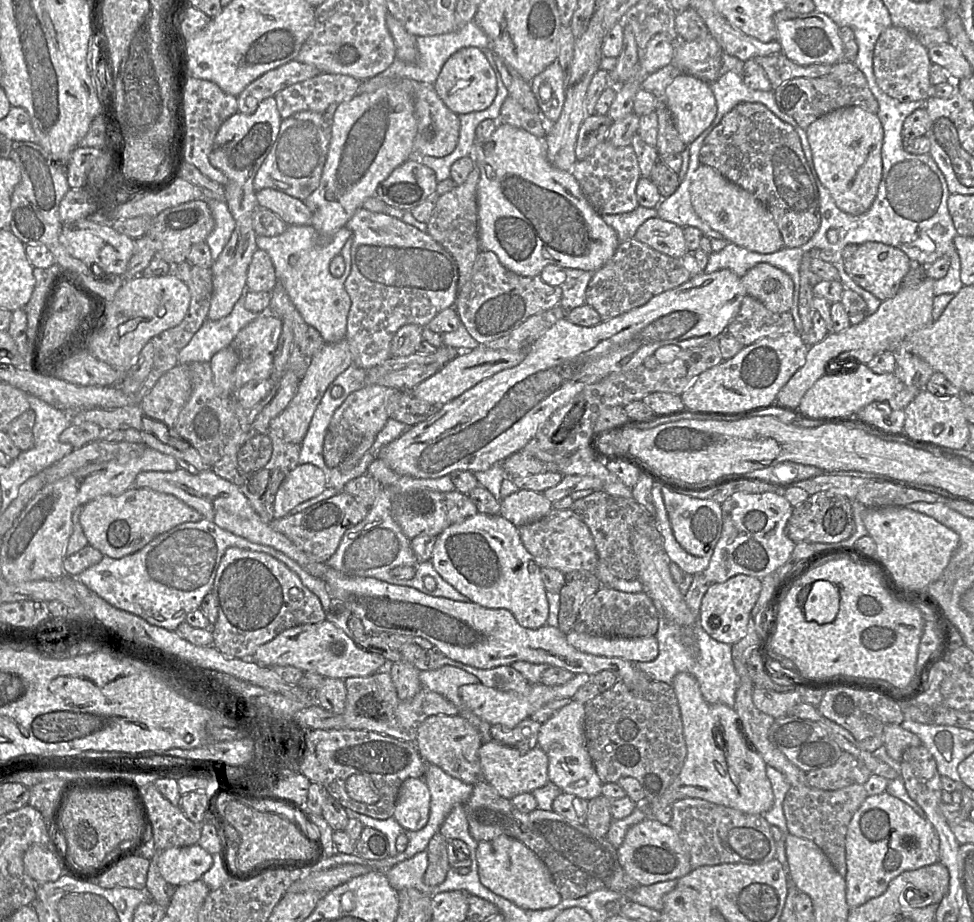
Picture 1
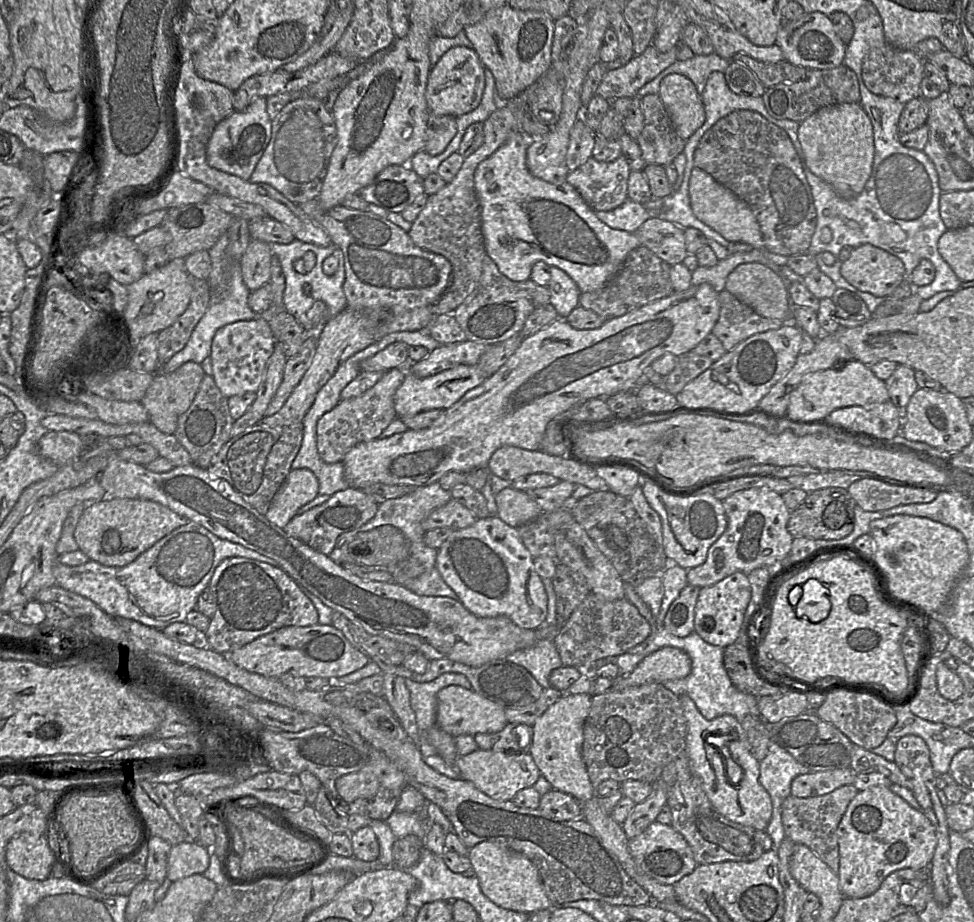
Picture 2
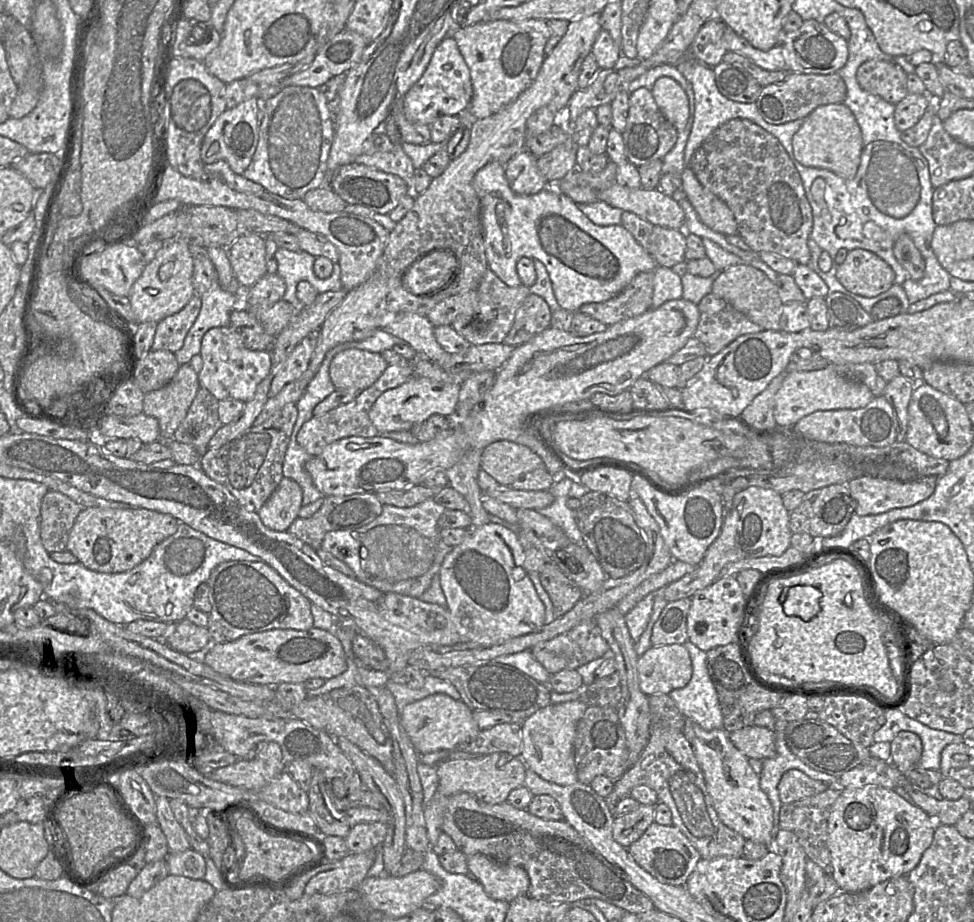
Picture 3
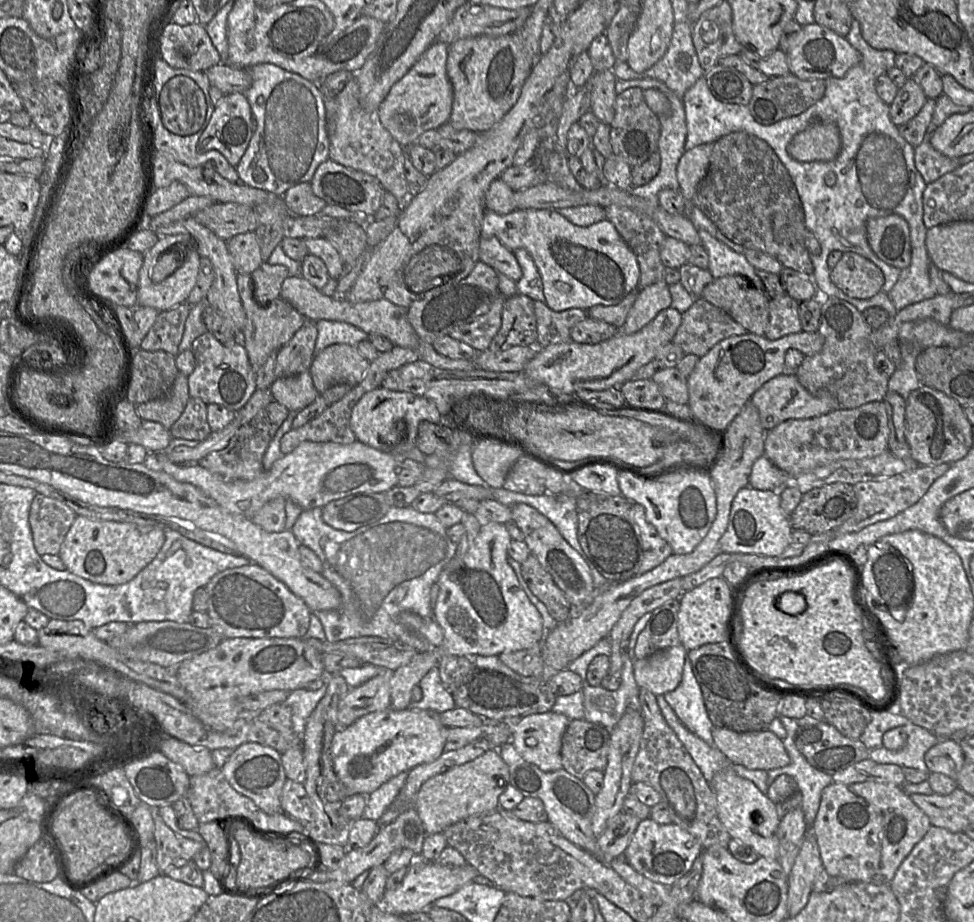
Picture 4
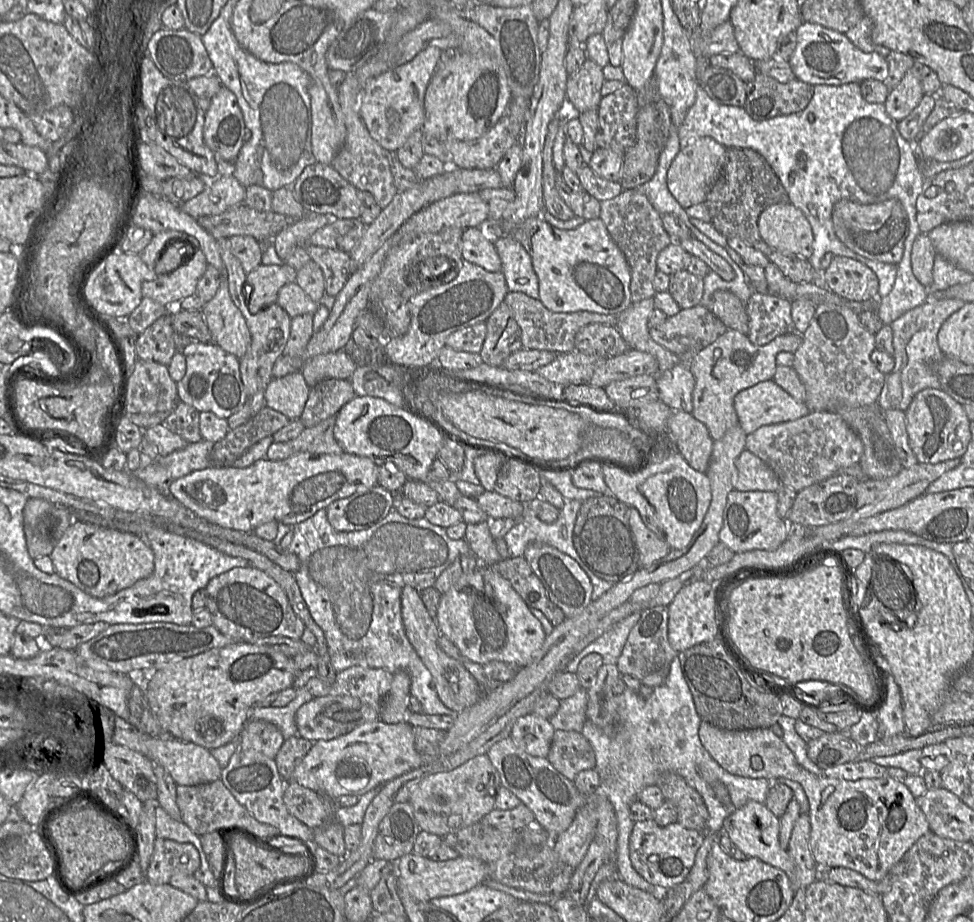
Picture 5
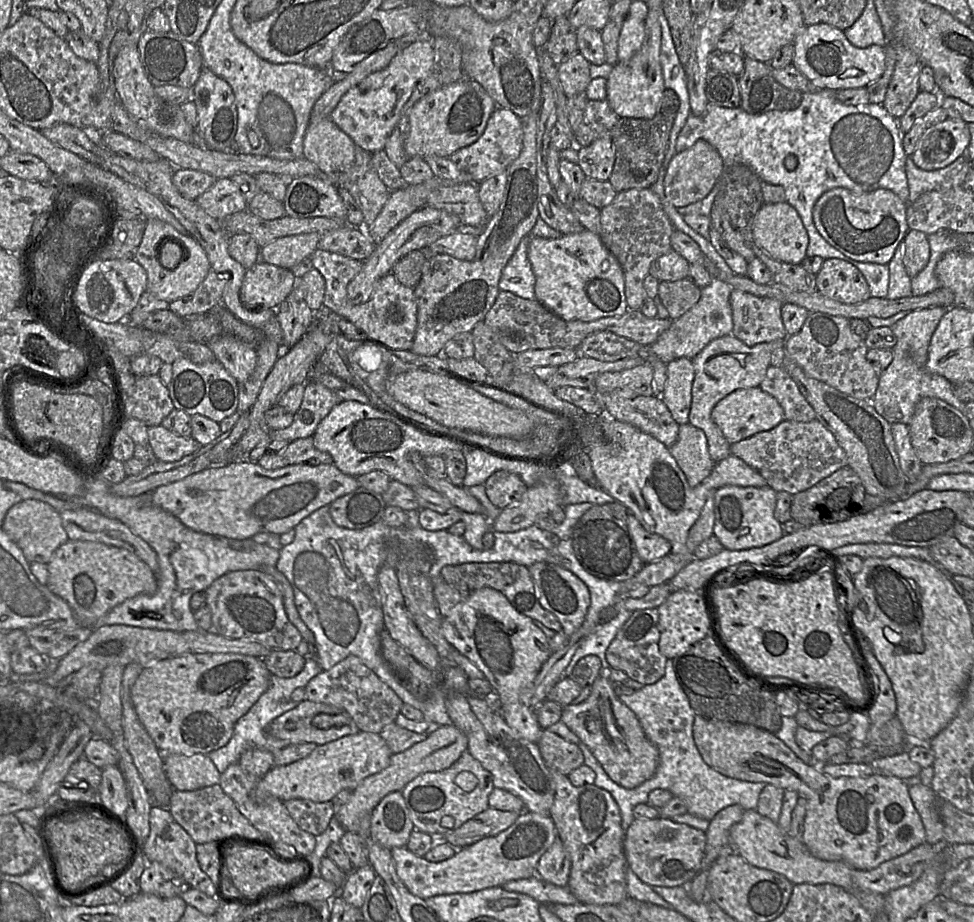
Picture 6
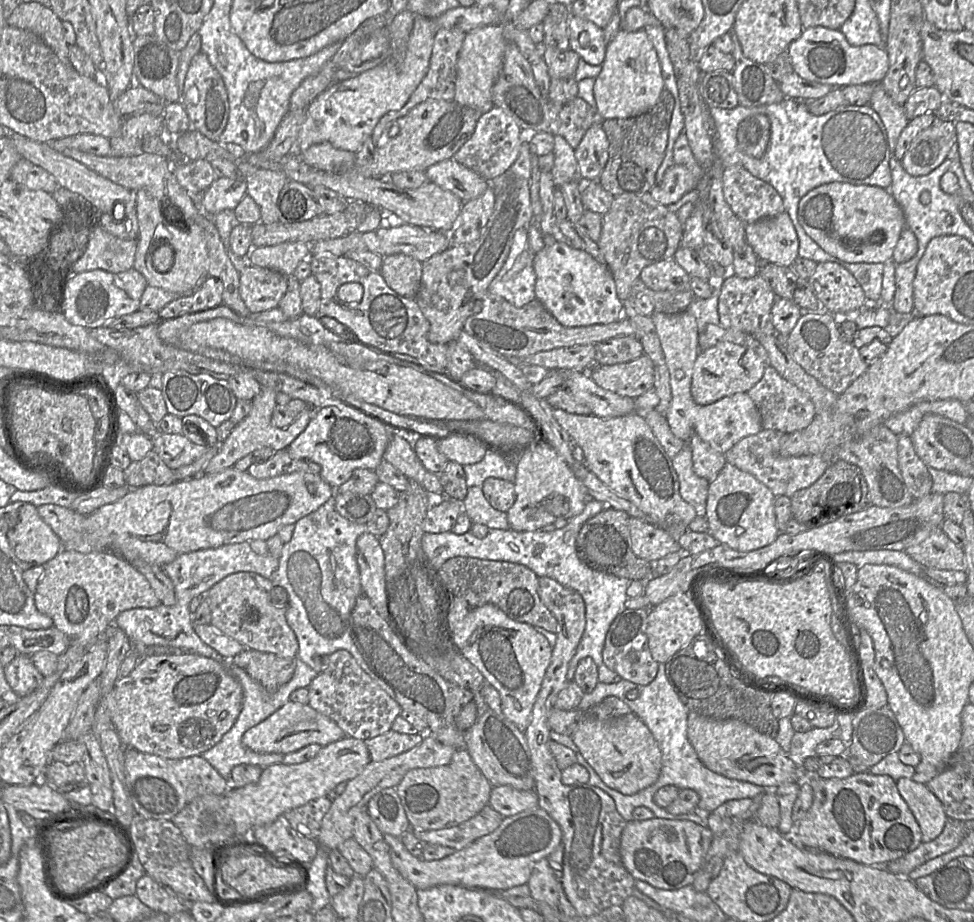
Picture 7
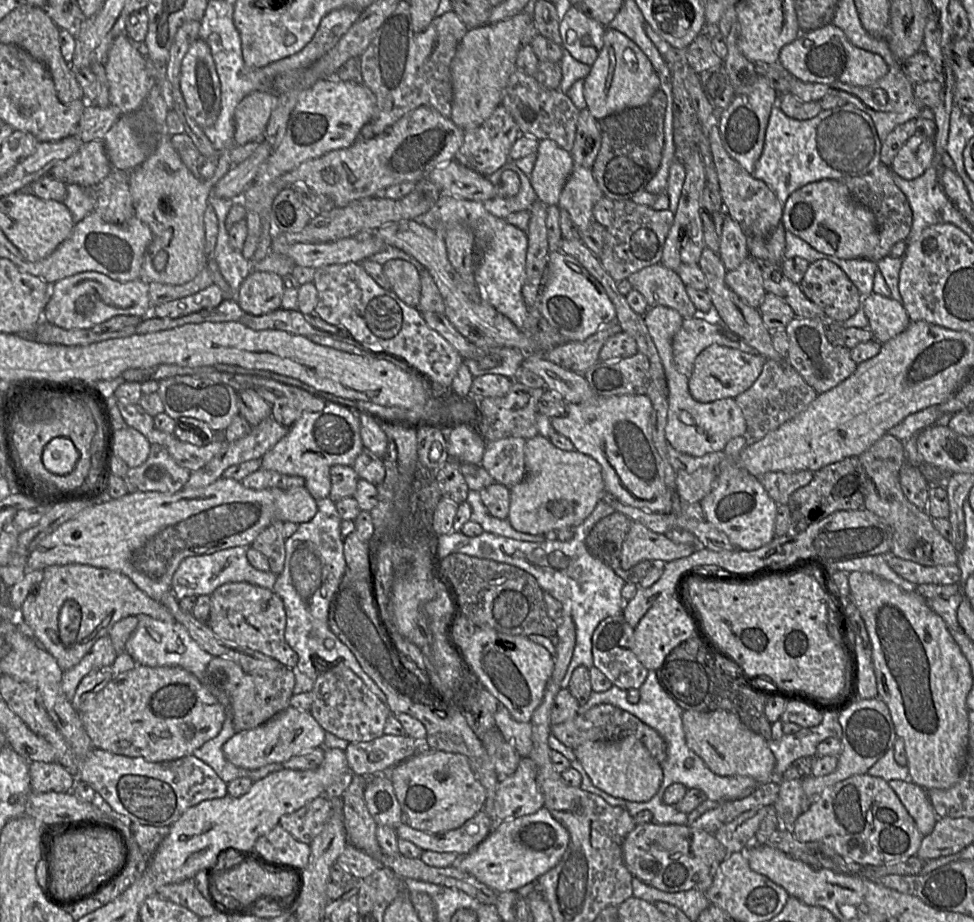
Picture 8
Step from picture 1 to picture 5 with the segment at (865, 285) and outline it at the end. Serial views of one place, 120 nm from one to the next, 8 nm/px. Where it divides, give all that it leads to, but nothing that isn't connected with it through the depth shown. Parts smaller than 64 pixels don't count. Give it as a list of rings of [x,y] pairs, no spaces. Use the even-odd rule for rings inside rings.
[[[834,256],[824,270],[827,289],[838,296],[853,300],[867,301],[878,297],[879,281],[865,264],[846,256]]]

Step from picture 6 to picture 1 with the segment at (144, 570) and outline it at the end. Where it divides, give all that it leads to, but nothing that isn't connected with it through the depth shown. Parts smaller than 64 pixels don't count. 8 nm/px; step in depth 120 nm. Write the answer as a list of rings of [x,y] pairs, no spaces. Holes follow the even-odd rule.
[[[129,488],[119,495],[100,496],[83,505],[79,516],[88,545],[114,559],[137,552],[158,535],[180,524],[202,519],[197,510],[175,496],[149,488]]]

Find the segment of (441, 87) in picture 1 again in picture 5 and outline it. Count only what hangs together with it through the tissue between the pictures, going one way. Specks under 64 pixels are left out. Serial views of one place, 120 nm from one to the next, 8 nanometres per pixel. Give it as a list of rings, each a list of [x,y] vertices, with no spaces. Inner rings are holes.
[[[428,46],[411,61],[370,79],[360,98],[360,116],[370,136],[384,149],[395,152],[425,120],[424,96],[442,51]]]

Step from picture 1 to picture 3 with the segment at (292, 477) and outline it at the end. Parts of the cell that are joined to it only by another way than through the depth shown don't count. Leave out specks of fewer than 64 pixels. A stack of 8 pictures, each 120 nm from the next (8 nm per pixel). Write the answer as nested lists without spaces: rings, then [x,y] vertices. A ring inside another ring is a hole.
[[[283,478],[268,501],[257,512],[263,524],[274,531],[287,531],[298,517],[303,492],[290,478]]]

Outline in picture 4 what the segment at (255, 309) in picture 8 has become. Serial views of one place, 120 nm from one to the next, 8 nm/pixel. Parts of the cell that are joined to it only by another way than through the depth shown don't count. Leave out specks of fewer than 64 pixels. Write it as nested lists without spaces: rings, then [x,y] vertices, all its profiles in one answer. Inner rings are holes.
[[[263,262],[251,274],[254,283],[254,297],[260,305],[269,305],[280,298],[283,281],[289,277],[287,267]]]

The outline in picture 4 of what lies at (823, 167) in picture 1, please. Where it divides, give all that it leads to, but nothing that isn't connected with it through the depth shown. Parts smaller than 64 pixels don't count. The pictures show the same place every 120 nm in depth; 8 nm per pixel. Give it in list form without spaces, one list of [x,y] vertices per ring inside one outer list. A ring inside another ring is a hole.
[[[812,123],[794,135],[788,145],[790,156],[800,162],[831,161],[840,149],[841,136],[835,123]]]

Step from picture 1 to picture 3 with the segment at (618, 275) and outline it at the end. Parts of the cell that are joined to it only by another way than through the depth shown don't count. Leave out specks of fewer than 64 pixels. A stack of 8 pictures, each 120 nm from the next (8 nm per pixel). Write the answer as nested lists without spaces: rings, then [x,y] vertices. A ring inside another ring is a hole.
[[[654,271],[640,272],[616,296],[599,303],[587,303],[579,311],[606,324],[636,317],[650,309],[653,297]]]

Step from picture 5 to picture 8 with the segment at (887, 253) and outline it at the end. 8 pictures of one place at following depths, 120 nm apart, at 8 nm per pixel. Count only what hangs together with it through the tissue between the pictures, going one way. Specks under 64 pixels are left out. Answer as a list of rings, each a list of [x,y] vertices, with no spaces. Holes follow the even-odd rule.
[[[836,179],[811,182],[791,193],[783,205],[781,225],[817,251],[842,259],[866,259],[879,244],[874,214],[867,207],[855,202],[848,187]]]

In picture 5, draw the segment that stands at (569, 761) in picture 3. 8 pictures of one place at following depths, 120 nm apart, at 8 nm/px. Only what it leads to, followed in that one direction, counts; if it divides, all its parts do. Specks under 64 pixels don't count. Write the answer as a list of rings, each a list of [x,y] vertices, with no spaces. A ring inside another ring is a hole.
[[[532,712],[518,718],[512,727],[510,737],[525,753],[547,758],[555,731],[550,720]]]

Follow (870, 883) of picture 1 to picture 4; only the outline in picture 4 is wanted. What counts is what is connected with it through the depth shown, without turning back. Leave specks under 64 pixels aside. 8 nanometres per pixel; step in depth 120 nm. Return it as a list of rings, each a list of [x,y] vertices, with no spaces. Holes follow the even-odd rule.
[[[833,782],[822,791],[815,821],[809,829],[816,839],[823,867],[830,875],[841,877],[847,883],[889,885],[901,863],[925,836],[931,825],[928,816],[912,802],[901,787],[876,782]]]

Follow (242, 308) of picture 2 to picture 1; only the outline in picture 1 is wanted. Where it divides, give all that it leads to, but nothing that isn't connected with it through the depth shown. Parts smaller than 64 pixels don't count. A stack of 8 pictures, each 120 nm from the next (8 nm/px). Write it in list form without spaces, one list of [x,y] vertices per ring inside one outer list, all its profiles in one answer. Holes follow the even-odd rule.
[[[207,200],[214,219],[214,228],[206,239],[214,262],[229,241],[235,221],[225,200]],[[245,293],[227,316],[215,321],[206,319],[190,342],[179,352],[178,364],[209,363],[213,355],[230,346],[237,333],[260,315],[247,310],[244,301]]]

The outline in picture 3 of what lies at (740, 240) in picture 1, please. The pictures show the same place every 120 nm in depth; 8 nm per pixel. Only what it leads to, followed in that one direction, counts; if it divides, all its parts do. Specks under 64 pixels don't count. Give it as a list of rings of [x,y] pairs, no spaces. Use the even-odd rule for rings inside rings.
[[[691,169],[683,170],[680,181],[686,198],[703,224],[725,236],[737,235],[733,212],[723,200],[701,185]]]

